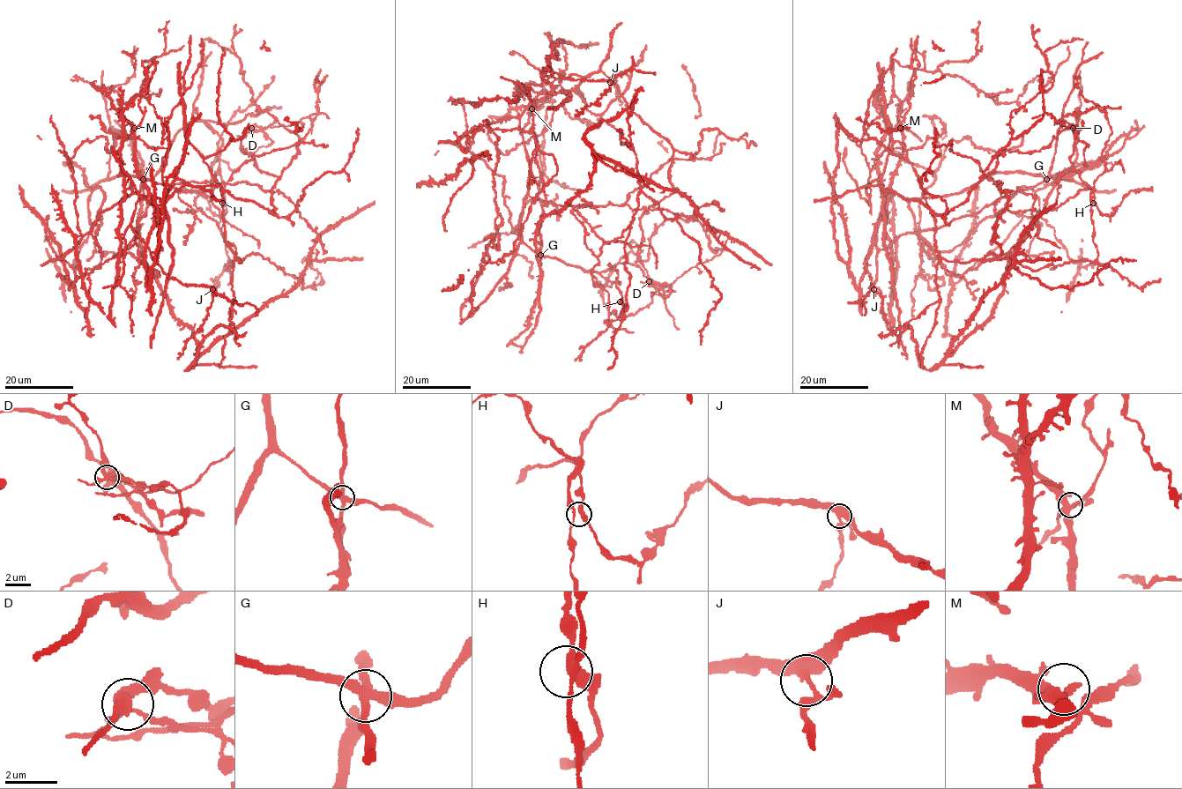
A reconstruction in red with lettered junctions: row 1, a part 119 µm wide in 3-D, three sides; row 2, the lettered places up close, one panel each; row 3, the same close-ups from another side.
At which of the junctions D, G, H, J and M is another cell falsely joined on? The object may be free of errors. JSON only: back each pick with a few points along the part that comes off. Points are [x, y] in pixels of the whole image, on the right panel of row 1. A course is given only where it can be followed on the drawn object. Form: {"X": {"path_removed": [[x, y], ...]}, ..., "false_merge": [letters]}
{"D": {"path_removed": [[1073, 128], [1075, 131], [1077, 127], [1063, 126], [1051, 114], [1032, 118]]}, "false_merge": ["D"]}

